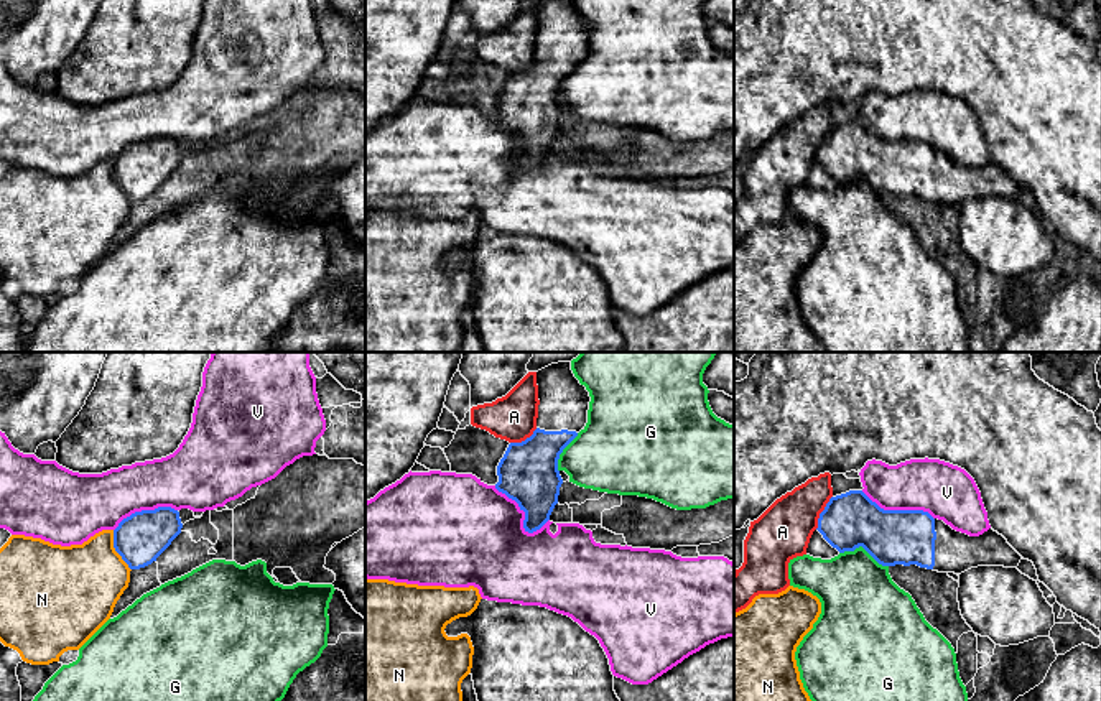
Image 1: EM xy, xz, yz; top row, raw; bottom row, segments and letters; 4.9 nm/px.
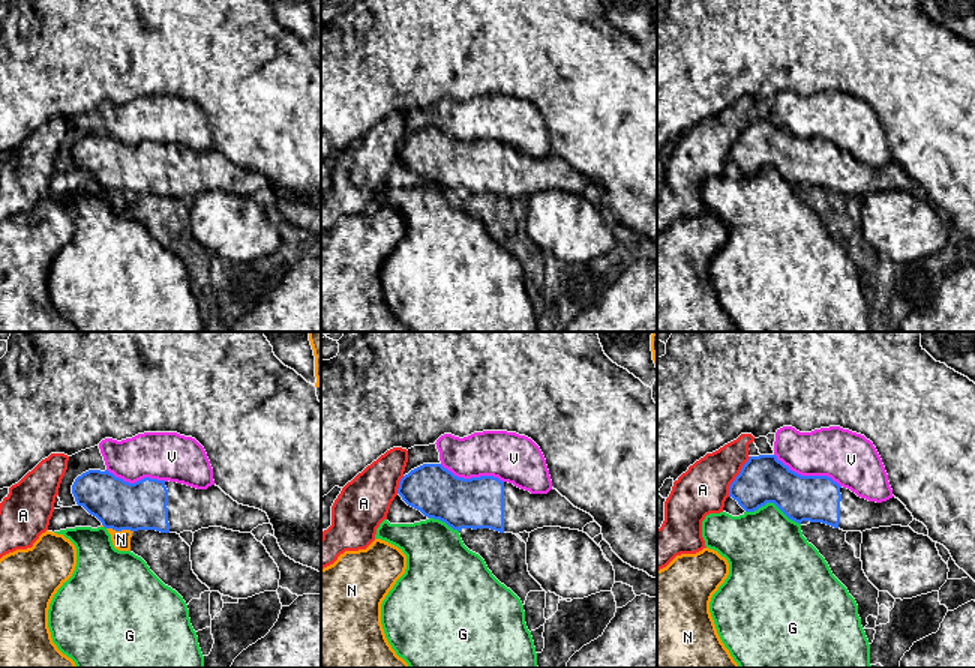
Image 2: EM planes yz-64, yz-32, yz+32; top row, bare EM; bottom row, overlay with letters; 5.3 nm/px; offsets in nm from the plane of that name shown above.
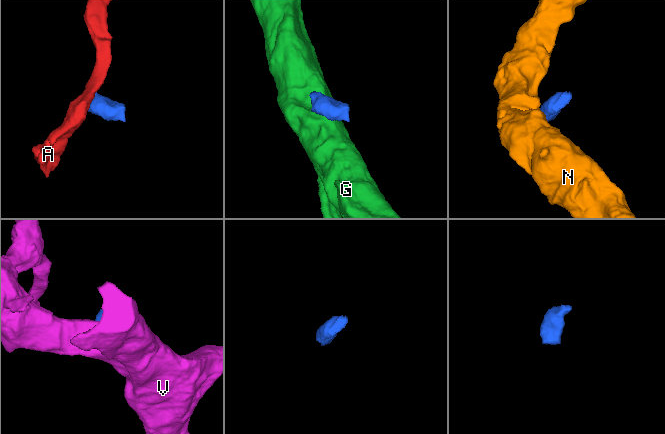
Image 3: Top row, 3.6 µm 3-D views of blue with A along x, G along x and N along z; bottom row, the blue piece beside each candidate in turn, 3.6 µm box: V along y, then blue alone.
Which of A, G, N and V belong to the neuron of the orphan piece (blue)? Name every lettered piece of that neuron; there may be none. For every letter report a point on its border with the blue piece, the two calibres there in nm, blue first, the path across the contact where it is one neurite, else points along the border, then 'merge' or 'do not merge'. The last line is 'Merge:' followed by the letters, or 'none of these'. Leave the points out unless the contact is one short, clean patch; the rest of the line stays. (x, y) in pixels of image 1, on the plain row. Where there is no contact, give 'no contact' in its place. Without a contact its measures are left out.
A: yz (822, 143) | 280/280 nm | along yz (831, 127), (815, 160) | do not merge
G: yz (864, 180) | 280/380 nm | do not merge
N: xy (116, 181) | 240/400 nm | along xy (112, 162), (112, 178), (130, 201) | do not merge
V: xz (525, 148) | 300/460 nm | along xz (494, 117), (524, 143), (529, 163), (548, 152) | do not merge
Merge: none of these

